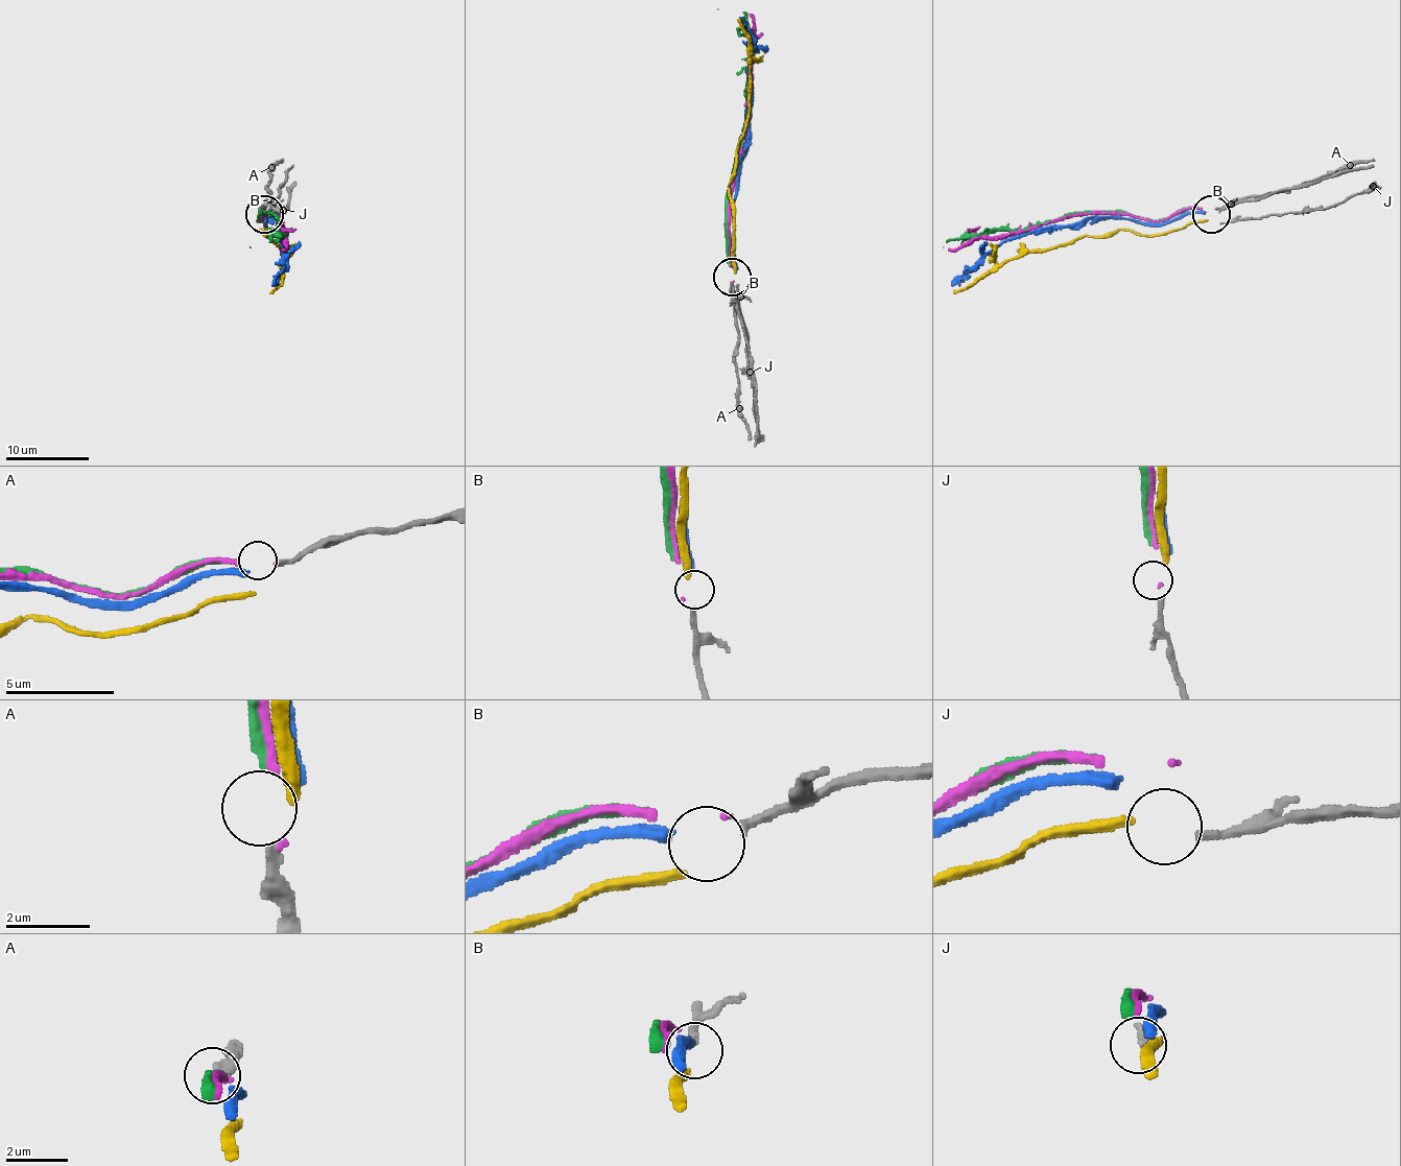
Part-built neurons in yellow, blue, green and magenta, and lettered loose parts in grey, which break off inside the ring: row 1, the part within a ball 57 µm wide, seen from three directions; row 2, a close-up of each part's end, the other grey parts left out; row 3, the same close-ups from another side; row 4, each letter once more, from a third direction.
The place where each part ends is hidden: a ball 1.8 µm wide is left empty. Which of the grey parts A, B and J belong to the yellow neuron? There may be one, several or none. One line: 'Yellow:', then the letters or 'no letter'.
Yellow: no letter

